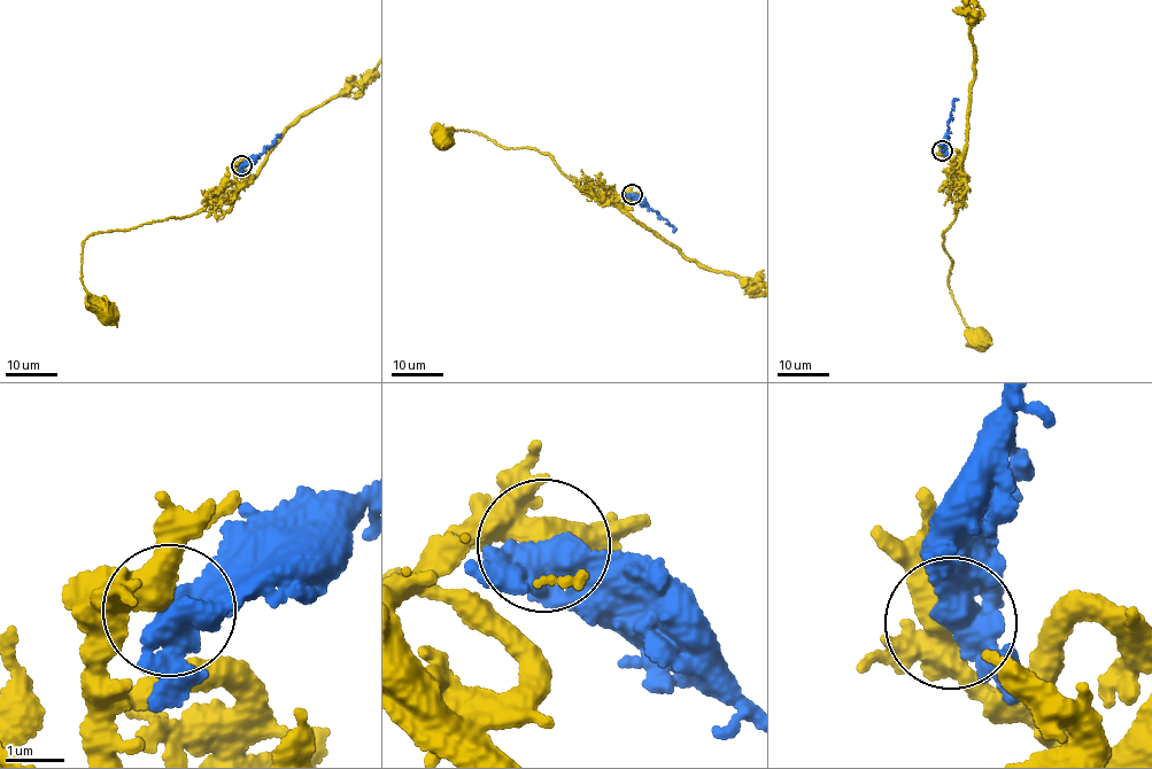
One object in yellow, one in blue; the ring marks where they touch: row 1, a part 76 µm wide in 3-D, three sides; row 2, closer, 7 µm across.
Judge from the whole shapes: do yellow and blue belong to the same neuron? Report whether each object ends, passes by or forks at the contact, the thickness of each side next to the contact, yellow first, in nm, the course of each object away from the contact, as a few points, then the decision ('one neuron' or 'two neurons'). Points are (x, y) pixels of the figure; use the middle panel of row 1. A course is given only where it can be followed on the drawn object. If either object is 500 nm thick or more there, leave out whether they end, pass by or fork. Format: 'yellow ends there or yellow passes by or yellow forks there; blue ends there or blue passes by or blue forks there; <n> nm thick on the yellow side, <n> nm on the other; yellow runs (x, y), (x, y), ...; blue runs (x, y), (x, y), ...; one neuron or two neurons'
yellow passes by; blue passes by; 400 nm thick on the yellow side, 480 nm on the other; yellow runs (632, 193), (617, 197), (585, 189), (548, 154), (504, 149), (471, 131), (442, 130), (442, 139); blue runs (632, 193), (666, 220), (674, 232); two neurons

